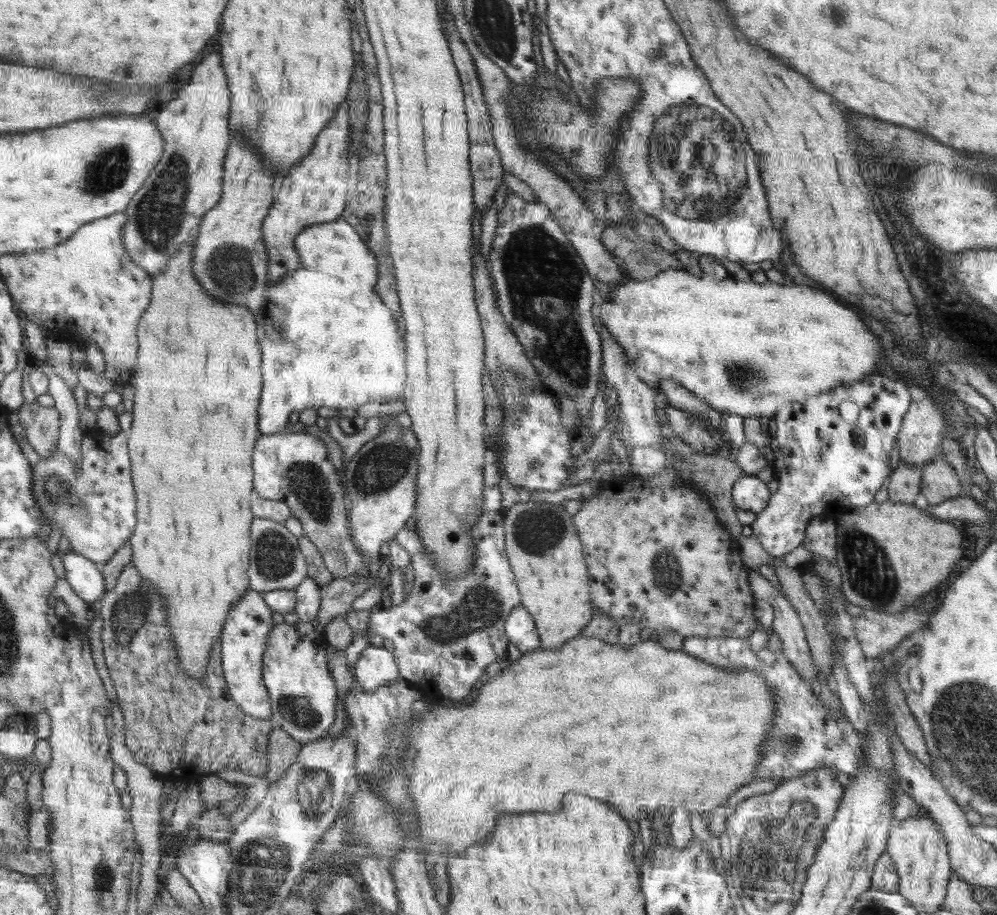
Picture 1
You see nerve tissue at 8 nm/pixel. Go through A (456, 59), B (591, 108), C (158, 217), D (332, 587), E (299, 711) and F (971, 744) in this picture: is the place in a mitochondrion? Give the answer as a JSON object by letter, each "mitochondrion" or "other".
{"A":"other","B":"other","C":"mitochondrion","D":"other","E":"mitochondrion","F":"mitochondrion"}

